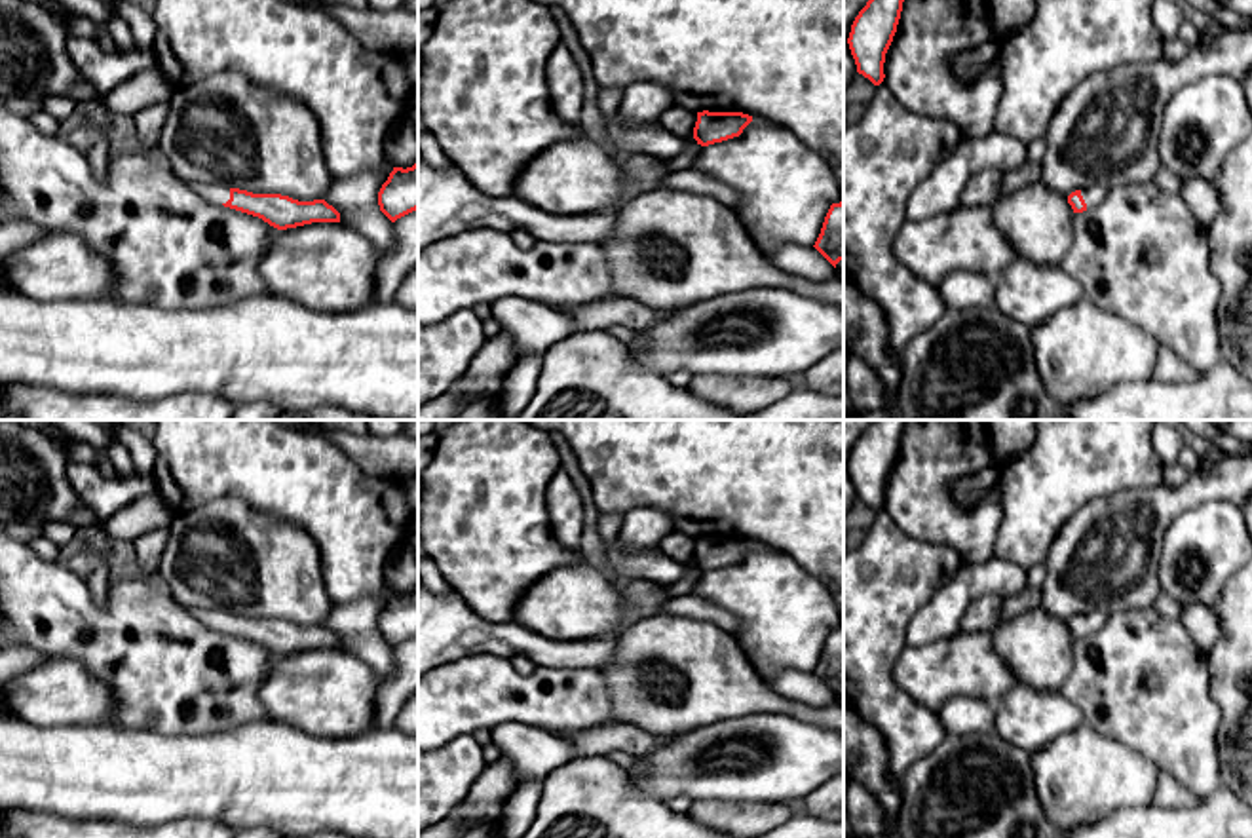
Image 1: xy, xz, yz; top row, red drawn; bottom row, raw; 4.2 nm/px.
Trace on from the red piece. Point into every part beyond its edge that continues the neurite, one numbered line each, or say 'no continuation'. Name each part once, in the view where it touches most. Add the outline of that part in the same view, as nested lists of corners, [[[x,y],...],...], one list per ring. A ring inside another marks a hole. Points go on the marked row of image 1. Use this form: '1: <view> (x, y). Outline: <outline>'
1: xy (217, 194). Outline: [[[192,184],[192,188],[207,201],[222,205],[230,200],[230,188],[226,186],[209,186],[209,184]]]

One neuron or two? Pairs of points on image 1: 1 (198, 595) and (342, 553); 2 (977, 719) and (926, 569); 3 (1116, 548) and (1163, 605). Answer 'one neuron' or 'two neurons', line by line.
1: two neurons
2: two neurons
3: two neurons

